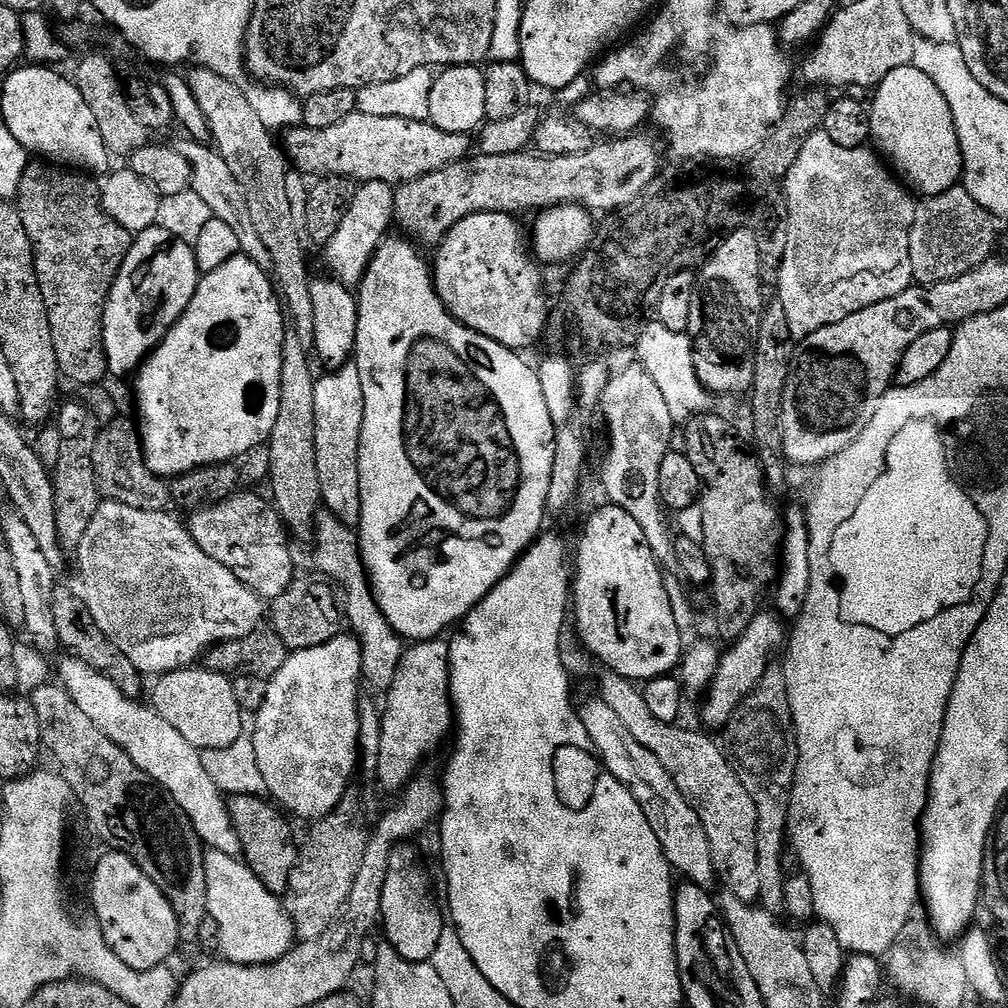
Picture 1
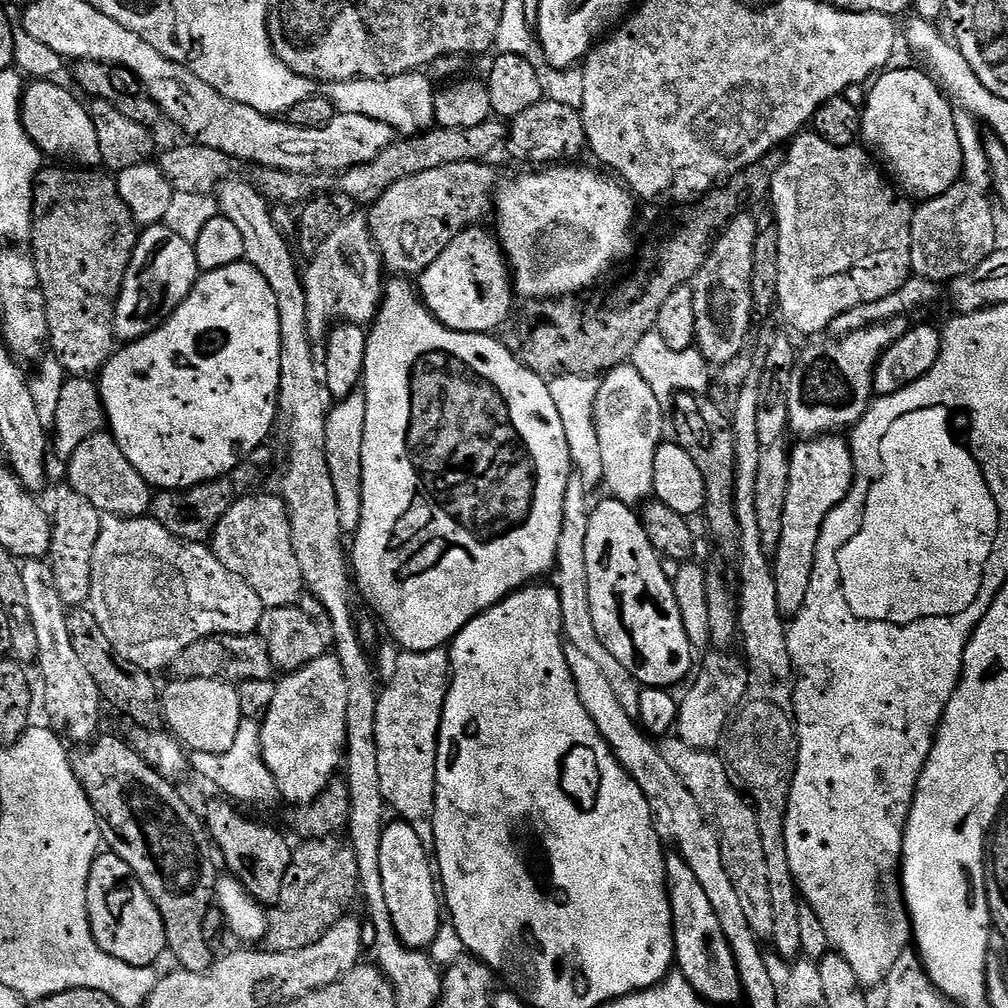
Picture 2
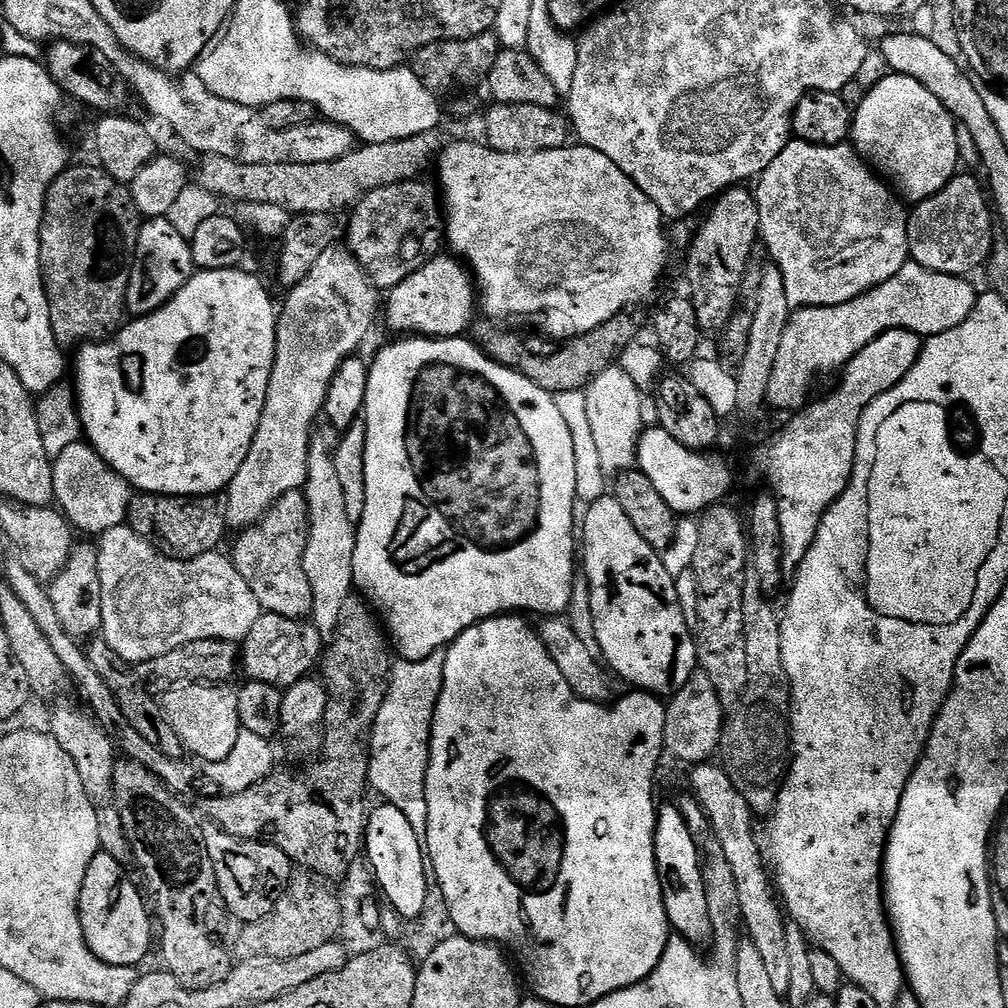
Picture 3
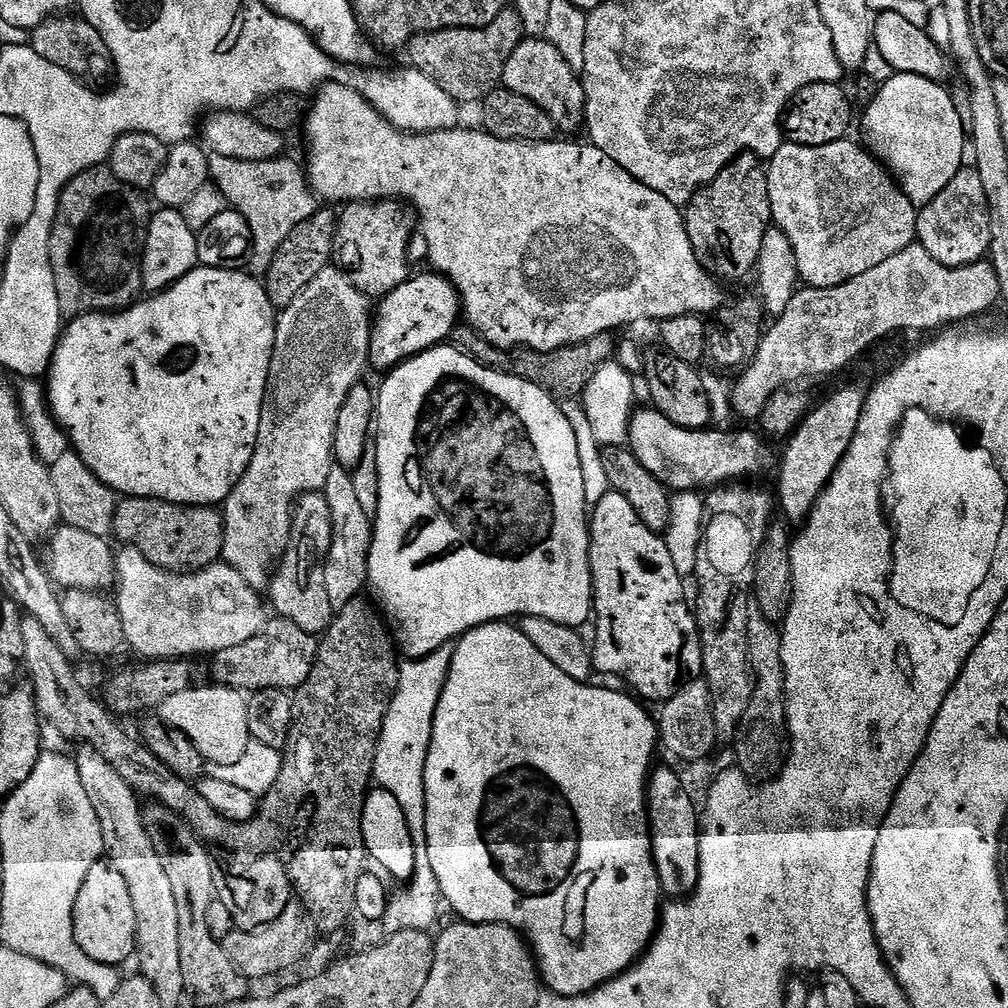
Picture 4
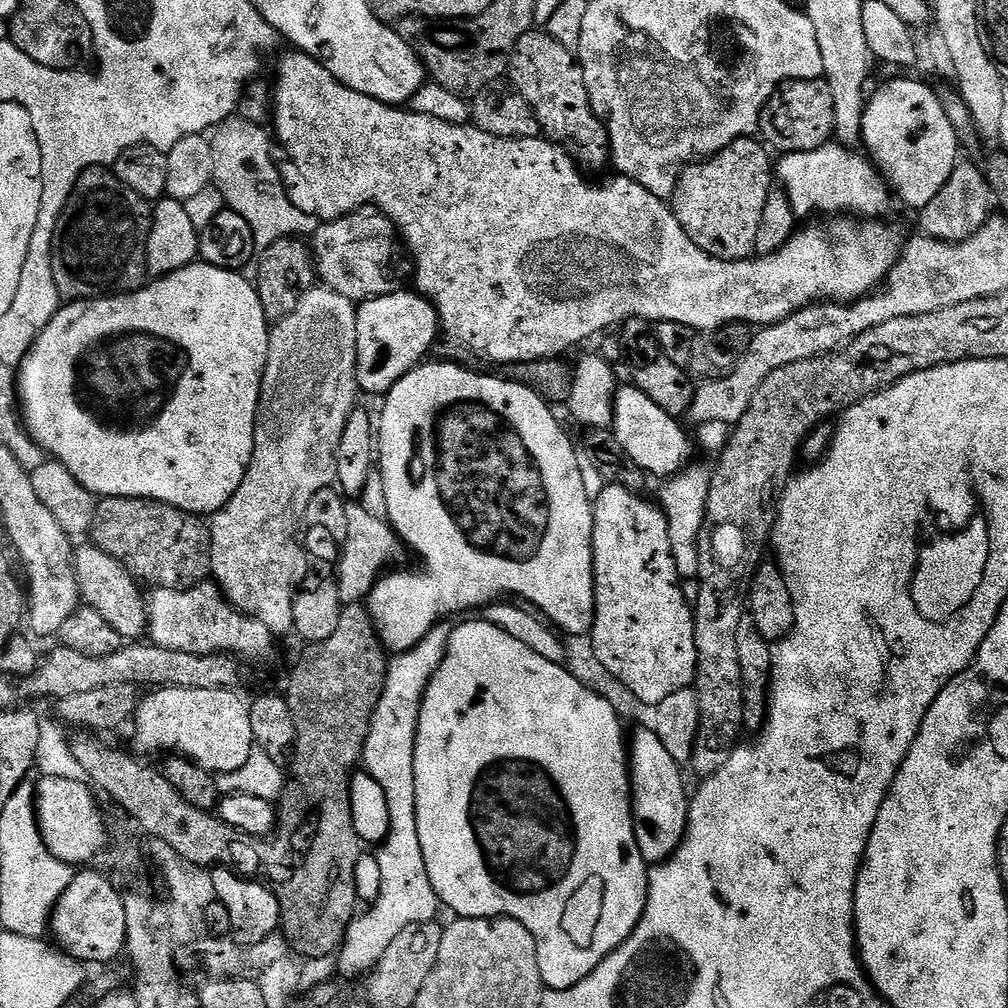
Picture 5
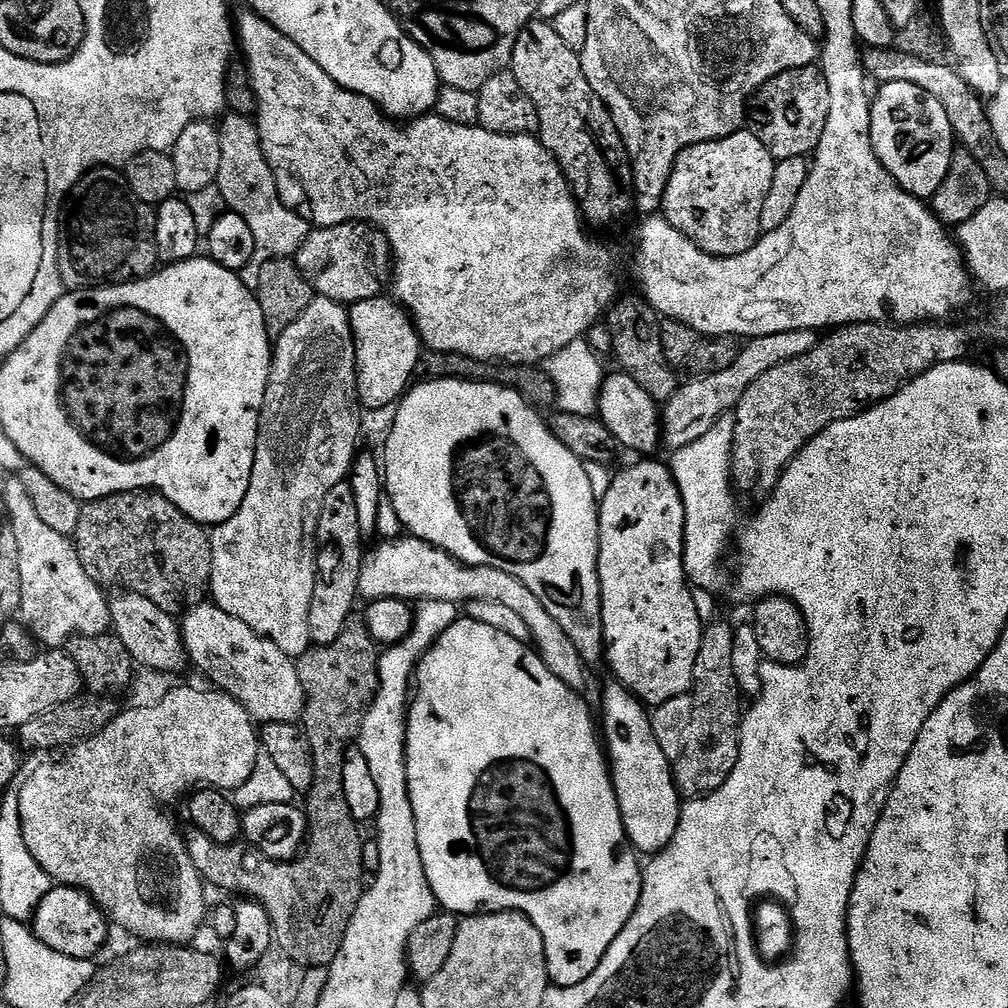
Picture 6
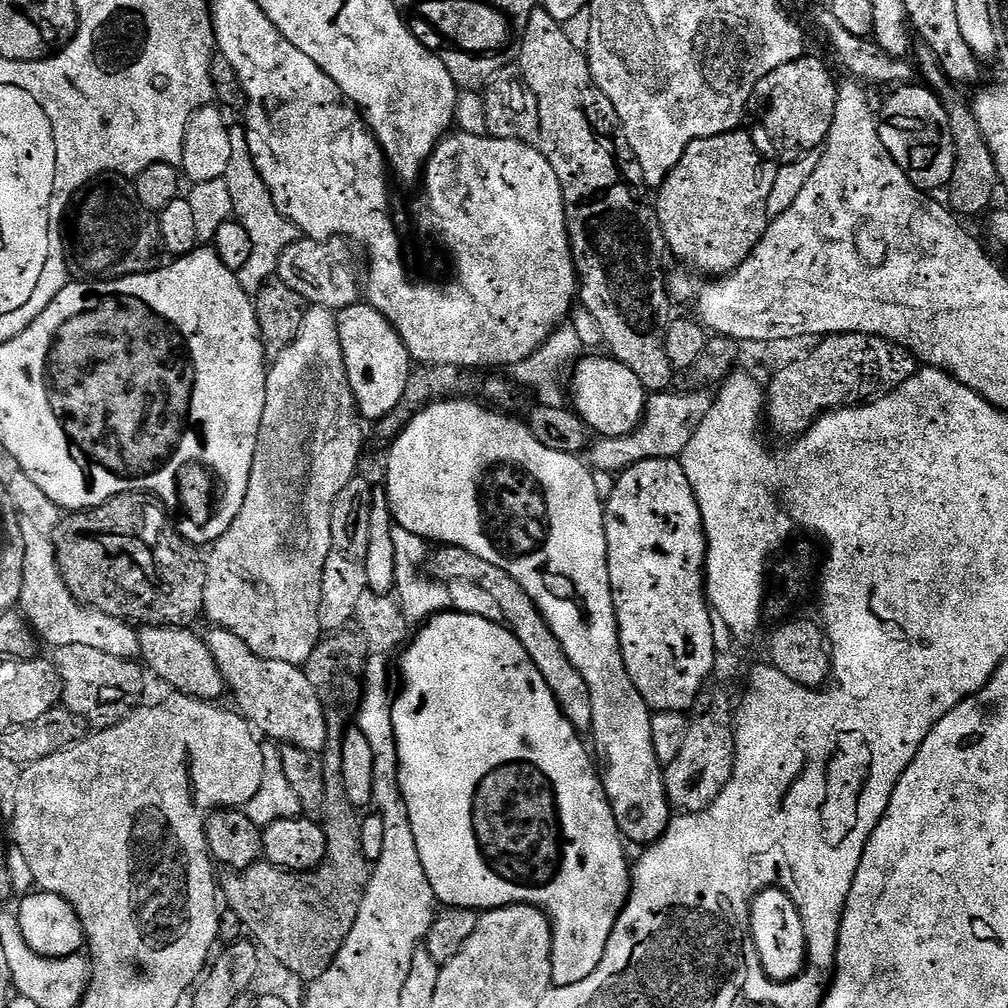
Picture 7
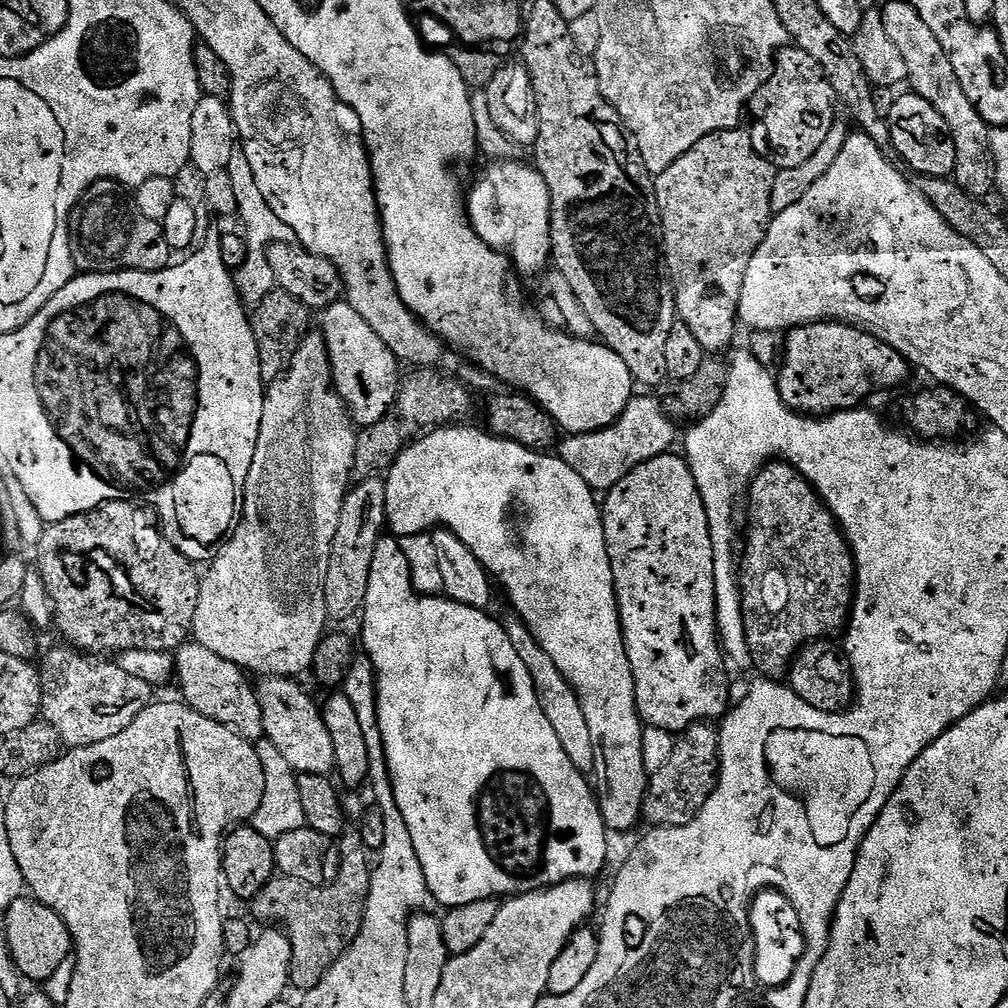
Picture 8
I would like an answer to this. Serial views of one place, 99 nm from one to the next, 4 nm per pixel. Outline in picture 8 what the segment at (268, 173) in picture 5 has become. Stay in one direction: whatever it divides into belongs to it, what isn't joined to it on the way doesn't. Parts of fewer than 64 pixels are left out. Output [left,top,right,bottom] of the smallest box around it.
[227,146,297,306]

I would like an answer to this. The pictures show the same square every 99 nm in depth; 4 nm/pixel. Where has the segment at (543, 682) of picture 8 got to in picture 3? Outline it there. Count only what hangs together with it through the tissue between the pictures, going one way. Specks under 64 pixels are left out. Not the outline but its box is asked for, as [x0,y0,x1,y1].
[303,422,350,614]

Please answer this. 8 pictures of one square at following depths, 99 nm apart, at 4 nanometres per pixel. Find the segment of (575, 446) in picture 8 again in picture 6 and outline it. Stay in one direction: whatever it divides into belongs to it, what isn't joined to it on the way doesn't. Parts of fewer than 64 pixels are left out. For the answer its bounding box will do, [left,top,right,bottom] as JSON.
[662,330,817,450]

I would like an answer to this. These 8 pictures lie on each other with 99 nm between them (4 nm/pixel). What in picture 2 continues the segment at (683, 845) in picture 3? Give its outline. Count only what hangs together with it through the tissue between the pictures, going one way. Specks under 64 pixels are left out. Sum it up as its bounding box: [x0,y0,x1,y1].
[666,854,741,1005]

